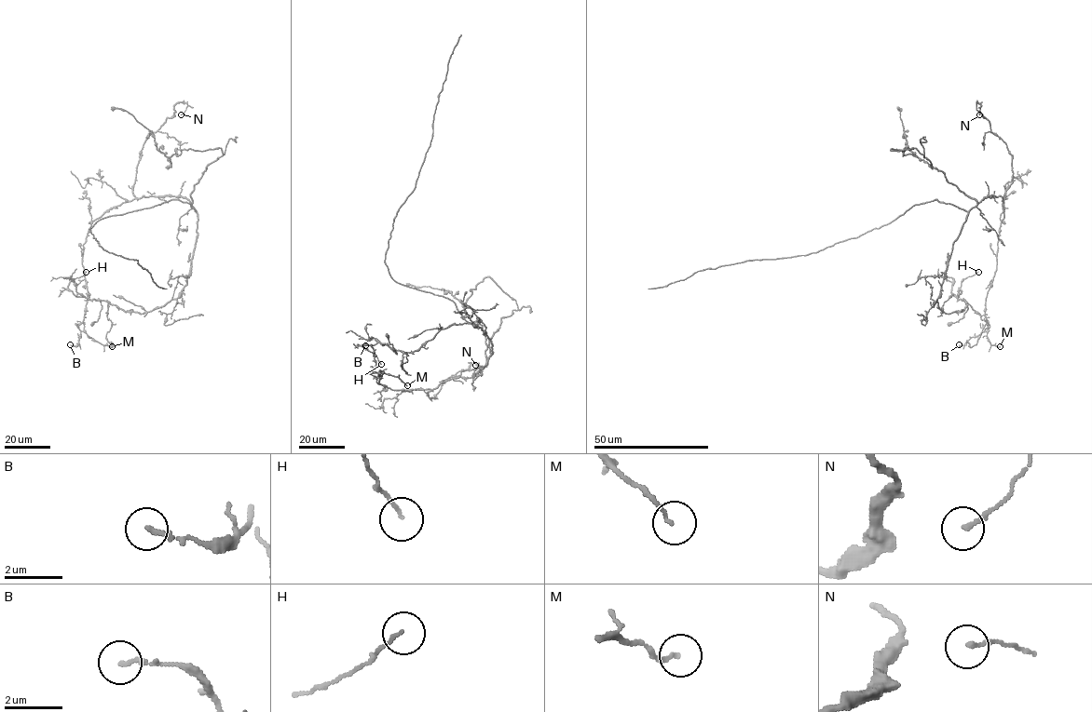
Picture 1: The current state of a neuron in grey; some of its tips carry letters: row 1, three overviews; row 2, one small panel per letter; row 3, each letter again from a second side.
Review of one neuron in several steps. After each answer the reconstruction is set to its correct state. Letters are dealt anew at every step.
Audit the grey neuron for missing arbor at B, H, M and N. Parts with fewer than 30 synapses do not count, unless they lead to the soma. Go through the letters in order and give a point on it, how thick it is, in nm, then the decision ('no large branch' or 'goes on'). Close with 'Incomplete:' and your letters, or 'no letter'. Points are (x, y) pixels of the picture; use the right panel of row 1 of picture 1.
B: at (959, 344); 160 nm thick; no large branch
H: at (978, 272); 90 nm thick; no large branch
M: at (1000, 346); 90 nm thick; no large branch
N: at (979, 114); 130 nm thick; no large branch
Incomplete: no letter

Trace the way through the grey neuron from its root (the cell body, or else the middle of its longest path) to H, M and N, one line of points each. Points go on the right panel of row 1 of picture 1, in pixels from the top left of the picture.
H: (918, 205), (936, 199), (968, 212), (937, 307), (962, 311), (966, 302), (957, 290), (978, 272)
M: (918, 205), (936, 199), (969, 211), (990, 195), (1003, 198), (996, 271), (985, 311), (988, 339), (1000, 346)
N: (918, 205), (936, 199), (969, 211), (983, 198), (1004, 197), (1013, 181), (1012, 154), (976, 102), (979, 114)

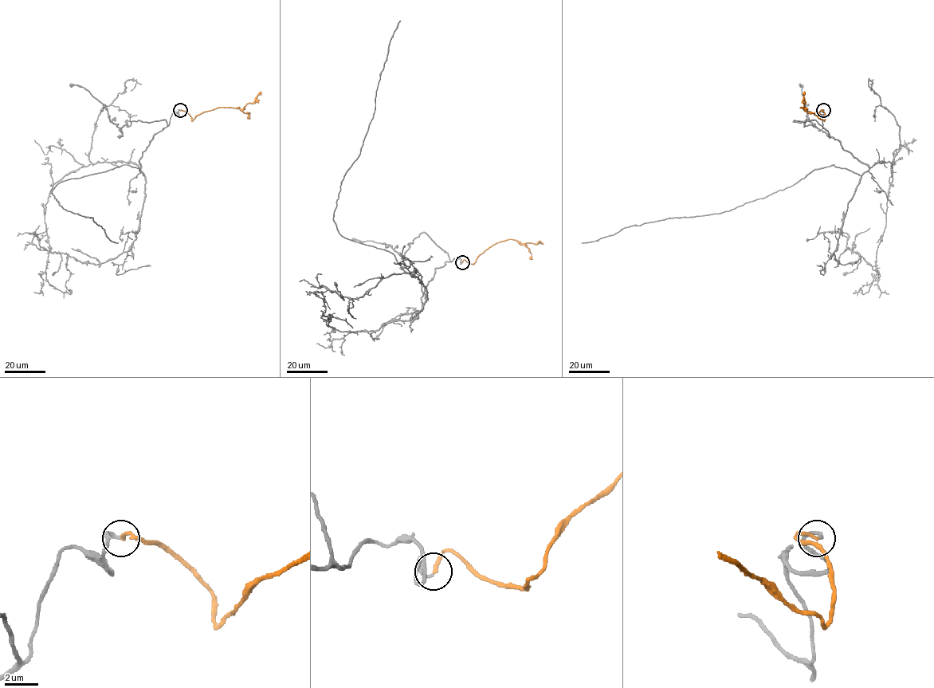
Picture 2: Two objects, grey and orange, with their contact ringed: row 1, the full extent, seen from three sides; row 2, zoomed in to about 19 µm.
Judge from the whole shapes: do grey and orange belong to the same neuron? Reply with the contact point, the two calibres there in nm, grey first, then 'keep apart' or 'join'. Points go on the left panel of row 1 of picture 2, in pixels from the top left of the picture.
at (180, 110); 180 nm thick on the grey side, 200 nm on the other; join

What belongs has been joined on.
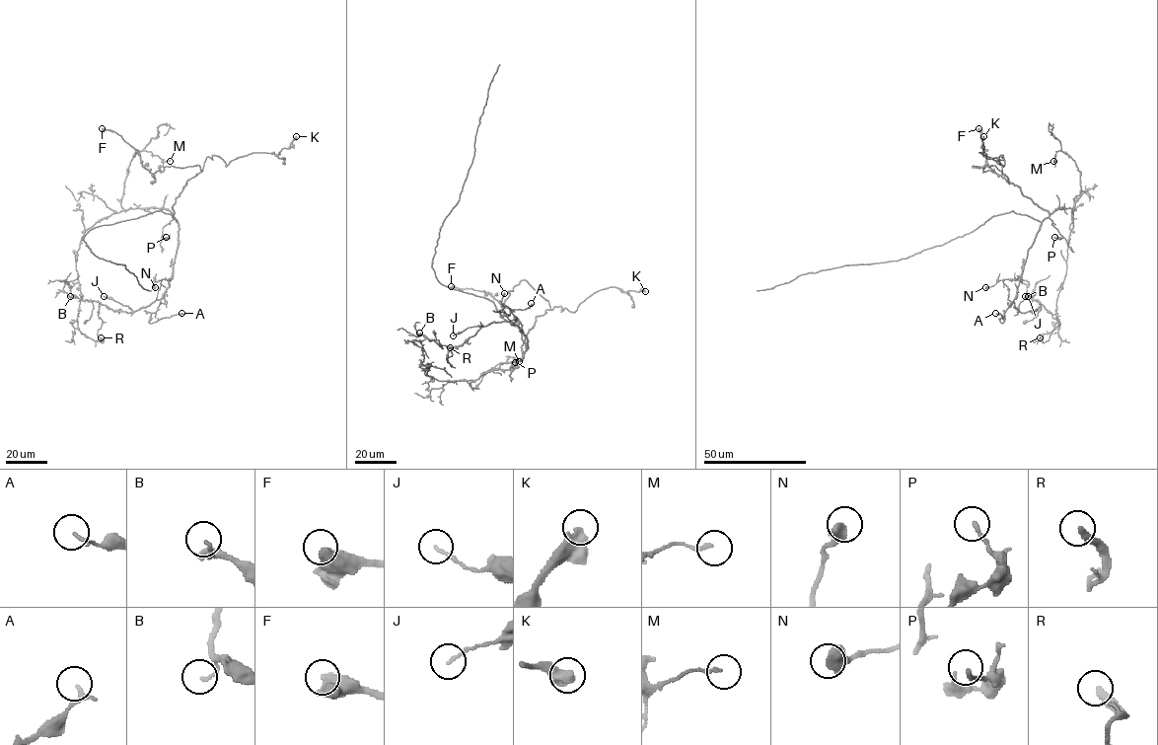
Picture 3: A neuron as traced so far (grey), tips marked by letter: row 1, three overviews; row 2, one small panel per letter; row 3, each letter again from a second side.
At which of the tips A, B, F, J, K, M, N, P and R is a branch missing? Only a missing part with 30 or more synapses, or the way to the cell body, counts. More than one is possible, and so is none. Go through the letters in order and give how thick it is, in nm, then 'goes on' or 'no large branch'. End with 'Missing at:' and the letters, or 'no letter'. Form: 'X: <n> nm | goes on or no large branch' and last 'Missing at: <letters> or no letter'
A: 150 nm | no large branch
B: 120 nm | no large branch
F: 600 nm | no large branch
J: 120 nm | no large branch
K: 480 nm | no large branch
M: 140 nm | no large branch
N: 550 nm | no large branch
P: 150 nm | no large branch
R: 320 nm | no large branch
Missing at: no letter

